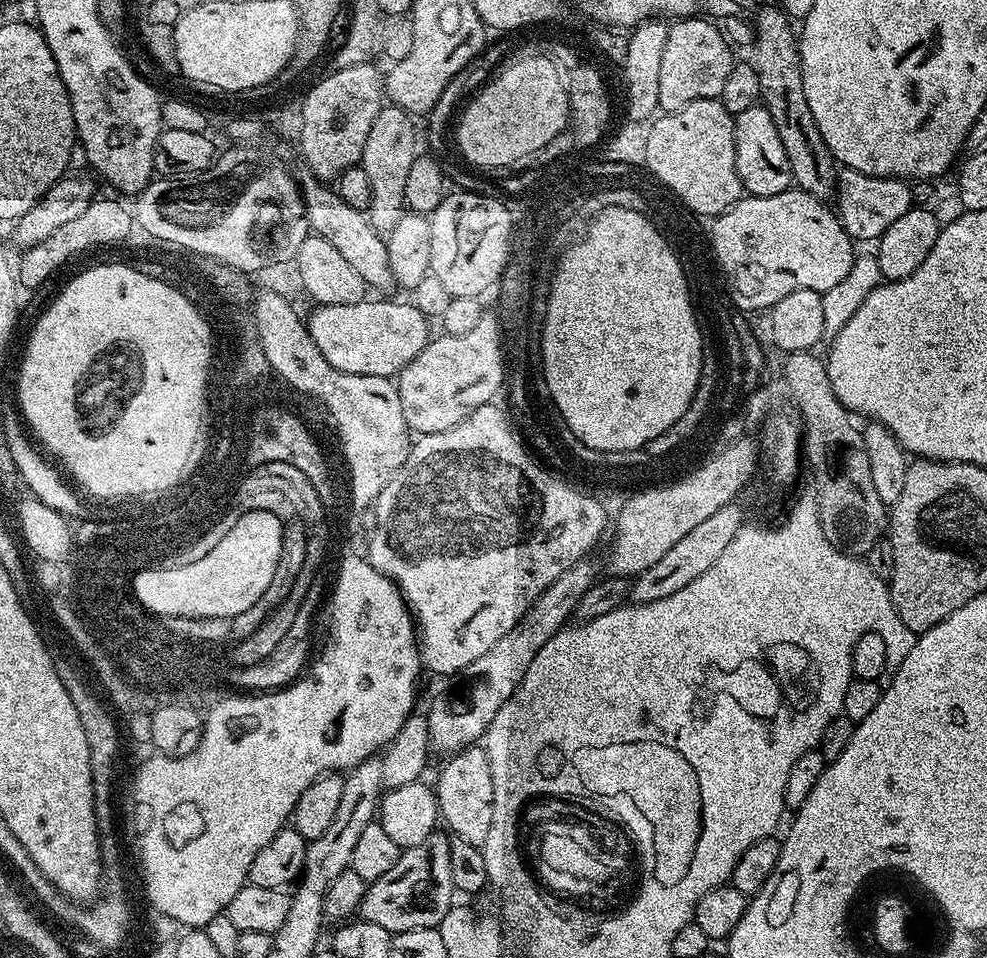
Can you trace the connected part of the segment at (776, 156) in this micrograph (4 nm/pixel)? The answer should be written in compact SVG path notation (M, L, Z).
M761 103L750 106L750 110L742 110L742 114L734 117L734 162L738 170L741 189L747 195L782 194L793 187L790 158L786 158L786 149L782 147L782 141L778 139L778 126L774 126L774 118L770 118L770 110L766 110Z

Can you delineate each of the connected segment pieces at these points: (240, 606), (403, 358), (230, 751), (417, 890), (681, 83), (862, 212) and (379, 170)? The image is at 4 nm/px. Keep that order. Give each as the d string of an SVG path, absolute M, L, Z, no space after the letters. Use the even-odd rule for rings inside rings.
M253 507L249 516L245 516L242 523L232 531L228 532L228 537L221 541L221 547L211 555L210 559L202 562L194 569L186 570L174 576L168 574L152 572L147 573L139 582L142 596L146 598L149 605L153 605L156 612L163 616L187 616L190 619L216 619L230 618L243 611L250 610L256 600L261 598L270 586L272 576L280 570L280 556L284 553L284 543L282 537L285 535L285 521L276 516L273 512L258 510Z
M372 300L350 302L350 306L313 307L306 320L314 346L322 350L322 358L346 374L399 377L399 374L428 345L429 317L423 316L411 302Z
M347 560L343 567L343 573L340 575L340 586L330 592L332 598L332 641L328 644L328 649L321 654L320 657L311 661L310 667L299 677L298 680L282 687L279 690L267 691L263 700L228 700L226 706L221 706L218 714L212 716L210 722L210 731L203 734L202 742L190 754L185 756L165 756L163 754L152 754L148 761L141 766L136 772L136 777L132 780L132 800L136 803L136 809L132 812L132 824L136 827L136 848L140 851L140 872L144 875L144 892L148 895L148 900L153 904L156 912L166 914L170 918L177 920L185 929L200 930L205 924L210 922L210 918L221 915L227 909L229 902L234 898L234 894L238 894L238 890L244 887L248 879L248 871L250 870L250 862L254 862L254 854L258 854L258 850L262 850L262 846L266 846L266 842L270 842L270 838L274 838L274 834L278 834L281 828L289 823L294 806L298 802L298 798L302 798L302 790L306 790L306 786L310 786L320 776L326 772L343 773L349 768L358 766L364 760L371 760L377 755L389 742L394 738L394 734L398 734L398 730L402 730L404 723L408 721L408 717L413 715L416 704L416 683L420 680L420 672L422 673L422 661L420 658L420 646L418 643L418 632L414 627L414 617L408 610L408 605L404 602L404 595L400 593L400 587L393 582L388 576L382 575L376 570L372 564L364 565L361 560Z
M440 830L426 842L403 849L394 867L365 887L358 916L366 922L374 922L374 926L383 926L393 934L439 928L442 918L446 918L454 906L452 894L450 836L447 831Z
M677 19L668 29L666 47L662 49L662 67L658 73L659 111L677 112L690 102L717 99L726 83L726 74L732 69L732 55L733 49L711 19Z
M841 167L836 174L834 214L840 219L840 225L853 242L860 240L876 242L897 218L902 218L906 210L914 207L912 188L913 185L907 180L871 176L853 168Z
M385 105L381 107L378 117L374 120L363 147L360 166L366 170L371 188L371 200L366 215L372 227L381 234L392 231L404 213L407 175L410 174L410 168L418 155L418 138L413 122L415 121L411 114L398 105Z

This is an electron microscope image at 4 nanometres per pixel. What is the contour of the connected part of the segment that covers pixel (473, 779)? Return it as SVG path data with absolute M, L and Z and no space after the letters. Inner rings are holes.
M473 746L451 753L445 760L448 761L441 766L434 783L440 820L453 837L483 849L486 837L490 835L490 821L494 815L494 778L490 774L488 755L483 747Z

